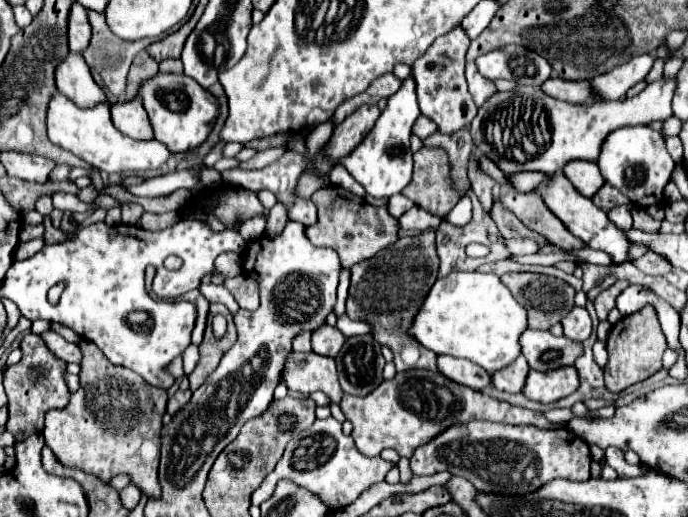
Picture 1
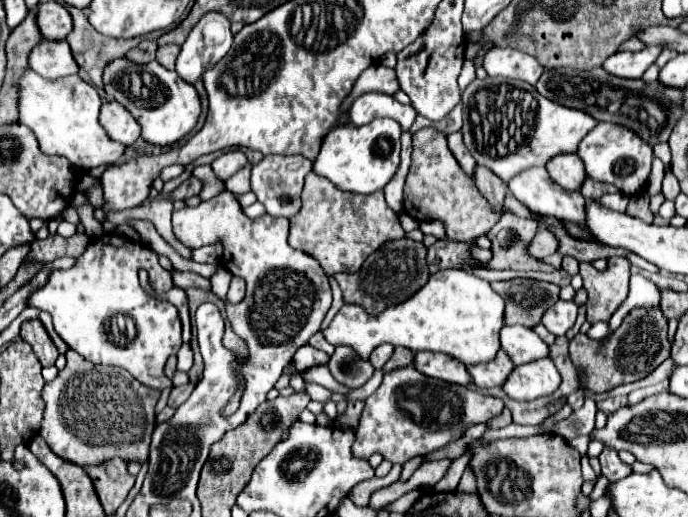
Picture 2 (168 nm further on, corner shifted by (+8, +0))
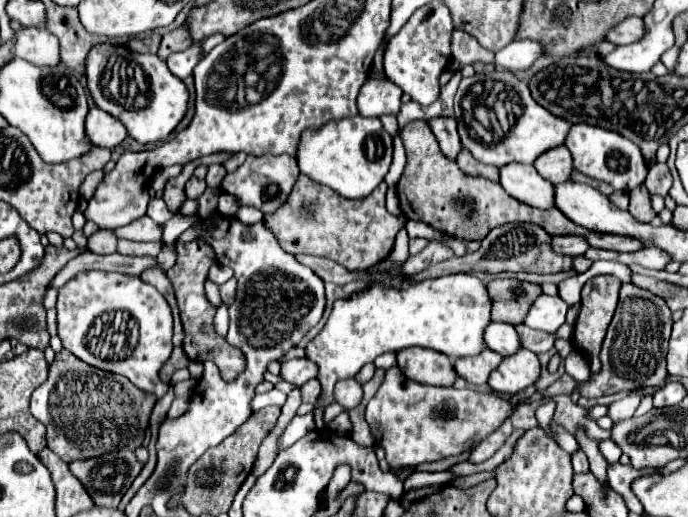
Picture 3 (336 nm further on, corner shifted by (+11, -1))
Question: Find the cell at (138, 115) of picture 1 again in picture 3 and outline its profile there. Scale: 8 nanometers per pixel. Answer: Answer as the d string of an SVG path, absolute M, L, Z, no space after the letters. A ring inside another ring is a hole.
M94 106L86 118L86 134L100 148L114 148L122 144L122 140L128 136L128 130L122 122L118 122L118 118Z

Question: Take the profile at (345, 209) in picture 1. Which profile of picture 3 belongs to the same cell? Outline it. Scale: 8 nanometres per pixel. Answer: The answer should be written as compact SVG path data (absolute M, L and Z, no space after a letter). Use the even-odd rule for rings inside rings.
M302 174L288 202L274 214L264 216L264 224L270 226L288 254L312 254L334 260L348 270L366 270L392 250L398 230L406 222L406 218L392 216L386 210L386 188L386 182L382 182L368 198L346 200Z

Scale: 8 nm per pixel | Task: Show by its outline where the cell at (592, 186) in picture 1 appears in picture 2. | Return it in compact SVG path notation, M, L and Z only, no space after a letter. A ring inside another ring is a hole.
M561 153L559 157L553 157L551 163L545 165L547 173L563 187L569 191L577 191L581 189L587 173L585 173L585 165L583 161L579 161L579 157L575 153Z

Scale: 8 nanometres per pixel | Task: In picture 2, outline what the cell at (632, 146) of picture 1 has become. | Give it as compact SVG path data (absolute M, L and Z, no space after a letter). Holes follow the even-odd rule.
M597 123L595 129L591 129L591 133L587 133L587 137L583 137L583 141L579 143L577 155L585 163L585 171L589 177L611 183L625 195L635 195L645 187L653 161L653 149L633 131L615 123Z

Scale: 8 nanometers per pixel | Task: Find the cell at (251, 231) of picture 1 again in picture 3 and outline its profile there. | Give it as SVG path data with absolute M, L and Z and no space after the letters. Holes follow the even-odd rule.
M242 206L236 214L244 224L254 224L254 222L260 222L264 218L264 214L258 210L258 208L252 208L252 206Z

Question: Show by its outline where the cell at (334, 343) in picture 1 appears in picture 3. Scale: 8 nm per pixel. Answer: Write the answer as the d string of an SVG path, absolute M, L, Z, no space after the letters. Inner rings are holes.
M290 358L282 362L282 378L294 386L302 386L304 382L318 376L318 366L310 358Z

